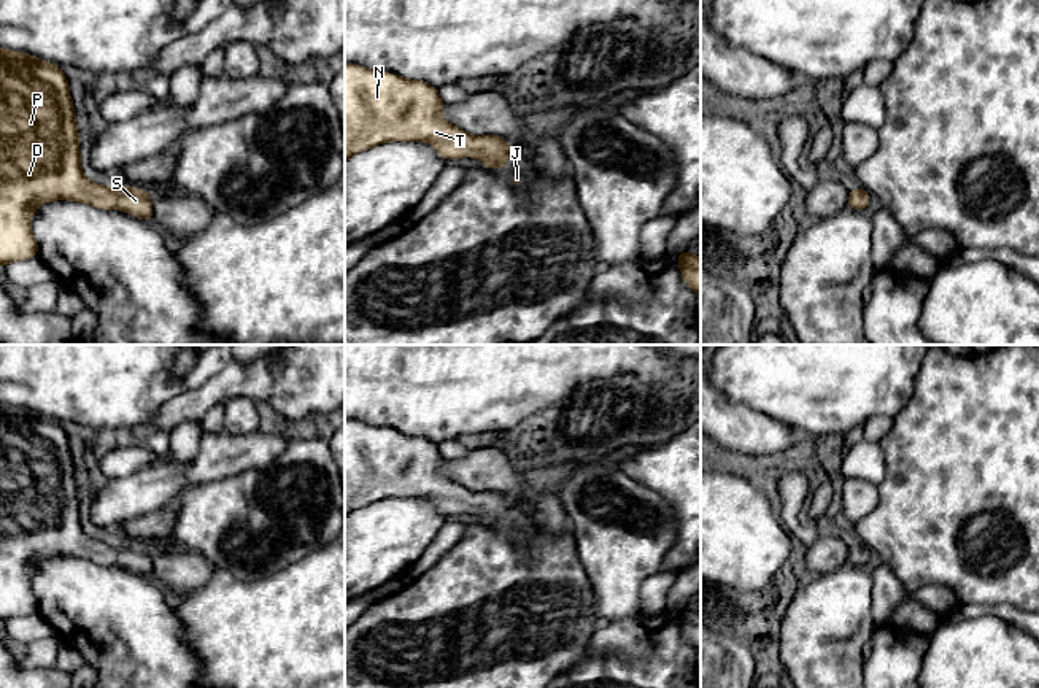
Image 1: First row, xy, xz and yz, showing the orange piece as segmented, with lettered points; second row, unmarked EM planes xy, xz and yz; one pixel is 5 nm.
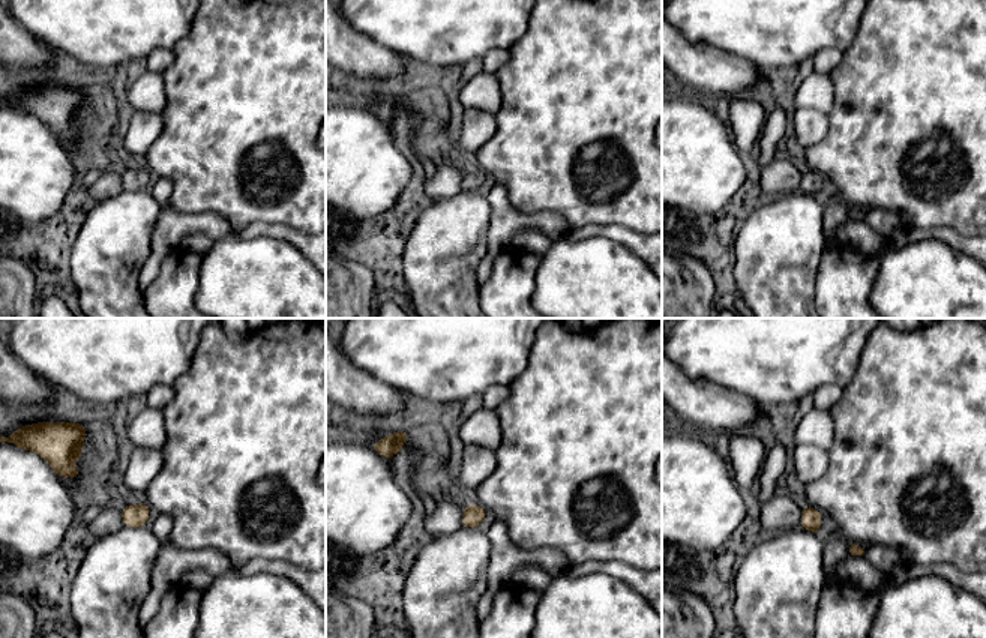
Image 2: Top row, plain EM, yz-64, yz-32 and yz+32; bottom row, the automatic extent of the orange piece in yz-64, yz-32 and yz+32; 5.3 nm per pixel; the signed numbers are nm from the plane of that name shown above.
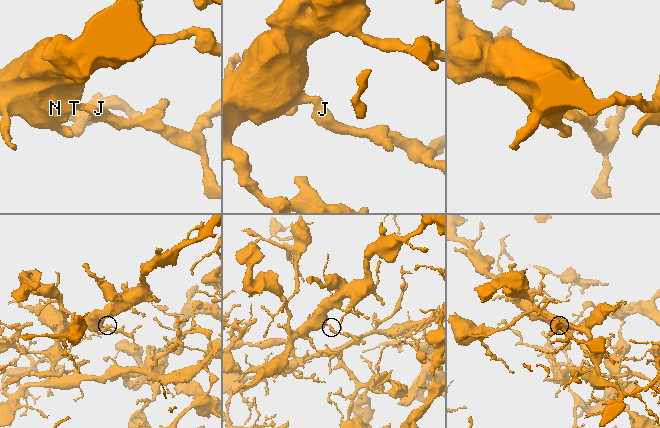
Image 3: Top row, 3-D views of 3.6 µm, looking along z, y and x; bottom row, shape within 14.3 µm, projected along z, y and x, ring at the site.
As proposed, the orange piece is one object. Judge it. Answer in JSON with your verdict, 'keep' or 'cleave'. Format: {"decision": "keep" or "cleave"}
{"decision": "keep"}

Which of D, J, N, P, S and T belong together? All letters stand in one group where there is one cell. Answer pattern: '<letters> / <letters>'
D J N P S T

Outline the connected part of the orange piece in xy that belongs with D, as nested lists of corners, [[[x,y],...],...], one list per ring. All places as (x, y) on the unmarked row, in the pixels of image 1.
[[[0,404],[0,621],[38,612],[32,570],[48,558],[81,558],[108,567],[119,564],[154,577],[149,548],[127,542],[102,542],[84,532],[78,496],[68,435],[60,423]]]

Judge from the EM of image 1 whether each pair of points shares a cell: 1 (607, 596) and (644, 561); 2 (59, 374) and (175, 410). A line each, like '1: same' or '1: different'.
1: same
2: different

